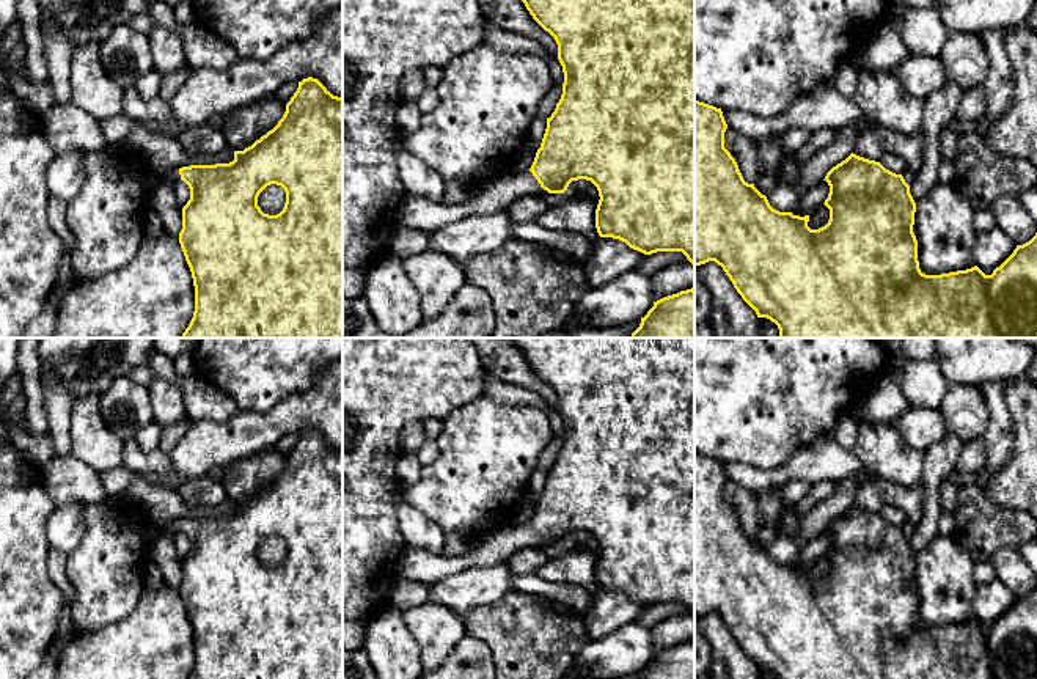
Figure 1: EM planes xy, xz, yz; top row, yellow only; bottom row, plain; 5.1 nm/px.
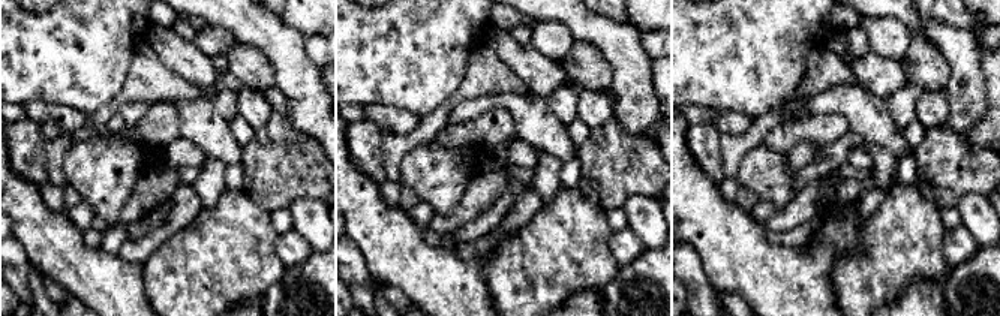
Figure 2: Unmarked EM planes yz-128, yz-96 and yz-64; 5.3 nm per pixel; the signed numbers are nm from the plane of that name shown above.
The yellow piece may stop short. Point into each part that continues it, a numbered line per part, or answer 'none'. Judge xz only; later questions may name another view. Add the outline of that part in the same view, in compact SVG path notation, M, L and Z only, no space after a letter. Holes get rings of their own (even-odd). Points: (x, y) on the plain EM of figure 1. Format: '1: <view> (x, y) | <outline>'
1: xz (415, 565) | M523 523L517 527L506 525L495 531L484 533L471 550L457 556L445 556L405 545L396 561L396 575L415 583L434 585L448 575L470 567L508 561L518 549L537 547L539 542L540 536L533 525Z

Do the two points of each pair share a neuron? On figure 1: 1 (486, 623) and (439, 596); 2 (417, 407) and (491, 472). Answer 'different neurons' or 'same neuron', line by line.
1: different neurons
2: different neurons

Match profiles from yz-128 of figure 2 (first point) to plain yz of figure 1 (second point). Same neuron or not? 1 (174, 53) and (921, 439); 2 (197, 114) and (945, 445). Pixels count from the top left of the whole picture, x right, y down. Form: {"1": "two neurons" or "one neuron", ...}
{"1": "one neuron", "2": "two neurons"}

